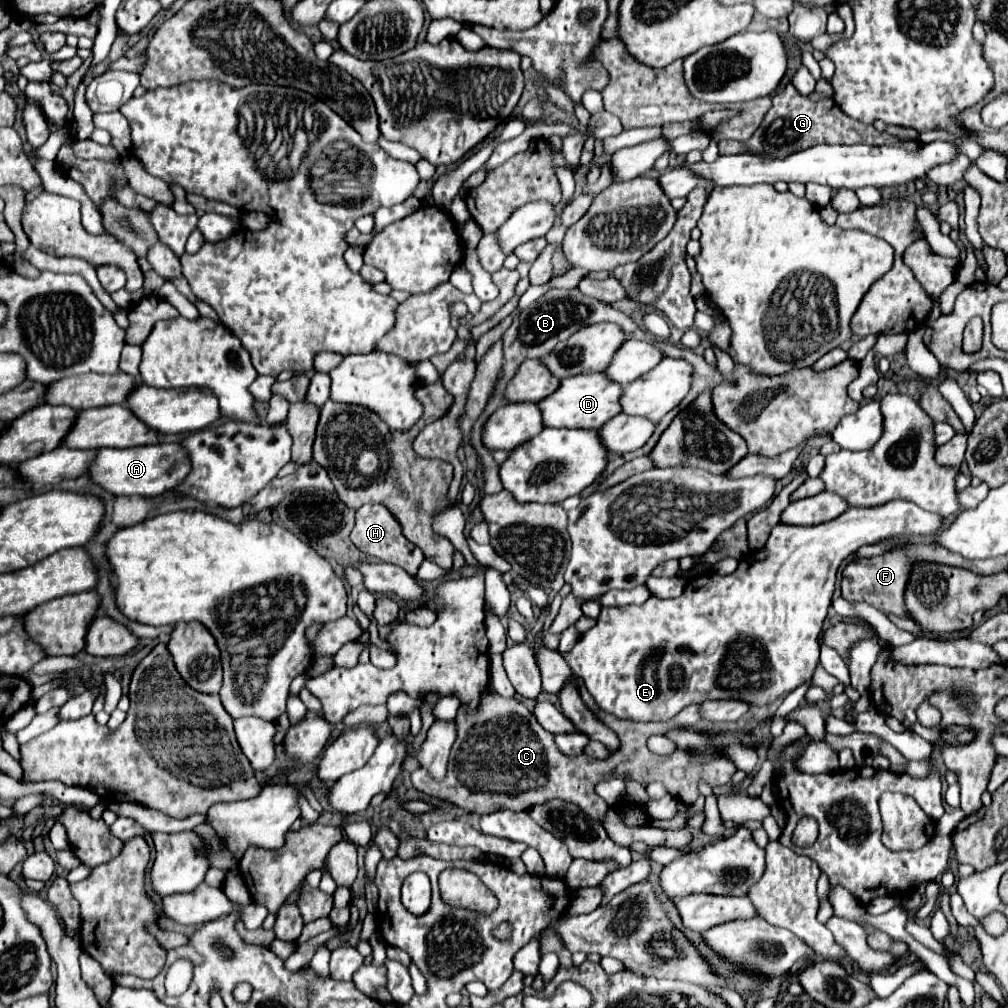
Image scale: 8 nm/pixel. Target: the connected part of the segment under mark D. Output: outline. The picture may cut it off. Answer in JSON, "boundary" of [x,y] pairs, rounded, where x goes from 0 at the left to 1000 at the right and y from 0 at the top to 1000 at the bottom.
{"boundary":[[[586,371],[586,373],[566,373],[564,377],[557,377],[555,385],[543,393],[541,397],[533,399],[539,423],[543,425],[578,425],[578,427],[592,427],[596,421],[600,421],[604,415],[616,409],[614,393],[618,385],[612,379],[602,377],[598,371]]]}

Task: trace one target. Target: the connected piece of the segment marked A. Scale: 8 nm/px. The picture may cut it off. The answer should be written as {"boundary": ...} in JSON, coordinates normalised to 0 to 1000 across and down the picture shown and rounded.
{"boundary":[[[154,440],[134,444],[100,444],[90,458],[88,474],[114,492],[158,492],[174,484],[188,470],[188,456],[178,440]]]}

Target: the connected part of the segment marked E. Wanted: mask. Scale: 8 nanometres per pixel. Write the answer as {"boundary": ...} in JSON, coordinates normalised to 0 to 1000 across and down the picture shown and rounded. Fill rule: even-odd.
{"boundary":[[[886,496],[874,504],[840,504],[834,512],[830,512],[830,516],[818,518],[818,520],[811,520],[807,524],[787,524],[787,522],[779,522],[779,520],[771,520],[765,526],[765,532],[761,536],[761,540],[751,546],[745,548],[743,552],[739,552],[733,558],[733,563],[727,569],[715,571],[711,567],[699,567],[693,571],[688,571],[688,575],[682,577],[678,589],[674,593],[648,593],[642,595],[636,601],[616,601],[616,603],[596,603],[596,609],[592,613],[592,619],[588,623],[584,623],[580,629],[576,629],[576,633],[572,635],[572,639],[557,649],[563,659],[566,661],[566,665],[576,671],[580,675],[580,681],[584,685],[584,688],[590,692],[592,700],[600,706],[610,708],[612,712],[620,712],[620,714],[628,714],[628,716],[662,716],[668,710],[672,710],[680,700],[684,698],[695,698],[699,694],[735,694],[741,696],[745,700],[763,700],[767,698],[773,690],[787,687],[791,681],[801,679],[807,675],[807,667],[813,659],[813,625],[816,621],[816,615],[820,611],[824,593],[826,593],[826,583],[828,583],[828,569],[832,560],[846,550],[848,546],[852,546],[858,540],[868,540],[874,538],[878,534],[904,534],[904,532],[922,532],[928,530],[934,522],[934,514],[926,512],[924,508],[918,508],[914,504],[910,504],[908,500],[902,500],[898,496]]]}

